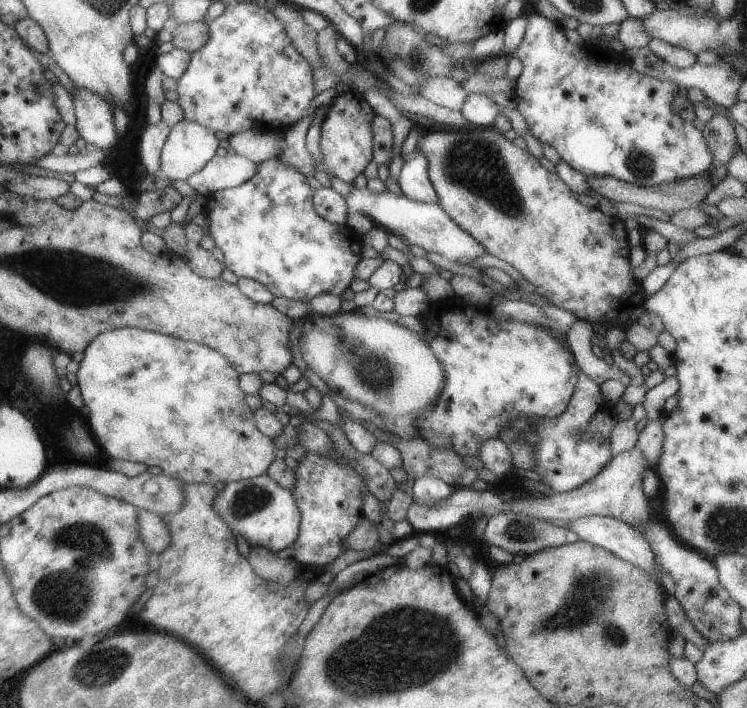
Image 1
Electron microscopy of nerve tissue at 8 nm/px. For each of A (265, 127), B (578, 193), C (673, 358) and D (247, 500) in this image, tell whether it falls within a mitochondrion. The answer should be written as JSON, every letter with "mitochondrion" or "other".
{"A":"other","B":"other","C":"other","D":"mitochondrion"}

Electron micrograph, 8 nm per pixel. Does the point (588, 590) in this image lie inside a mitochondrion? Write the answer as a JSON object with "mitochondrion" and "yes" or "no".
{"mitochondrion":"yes"}

